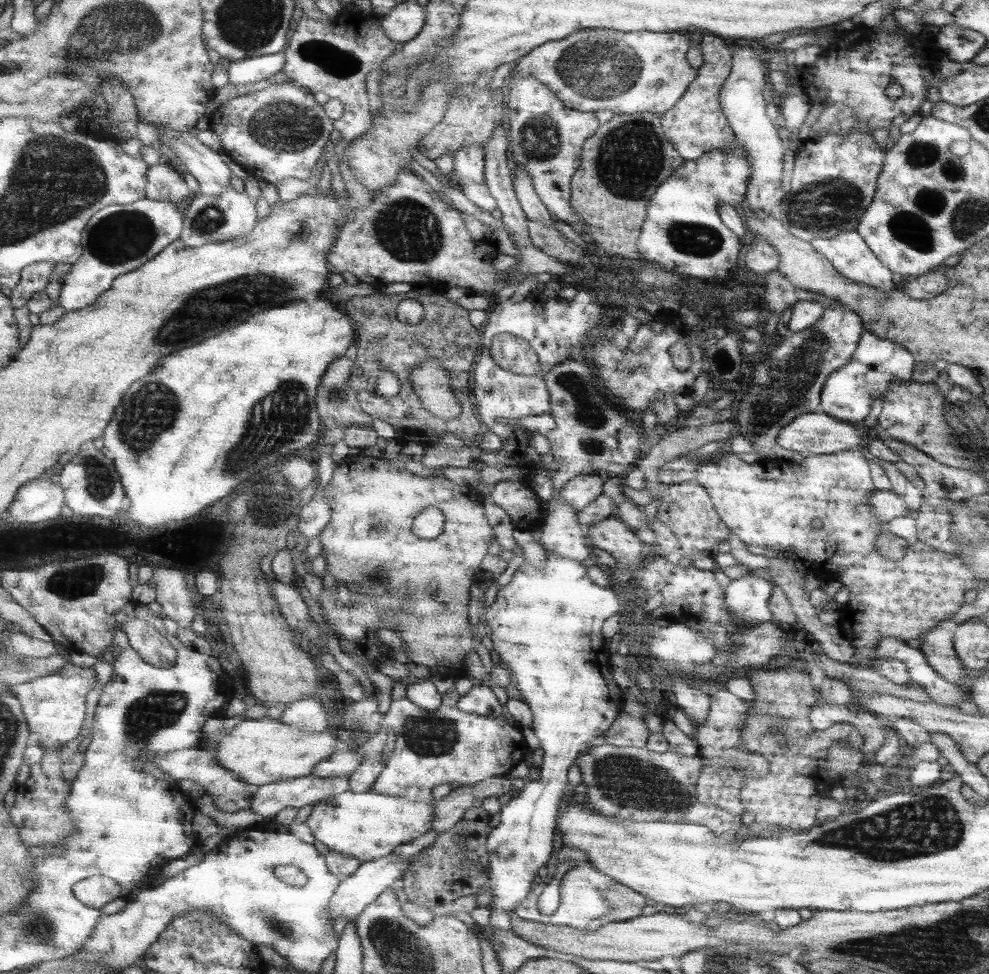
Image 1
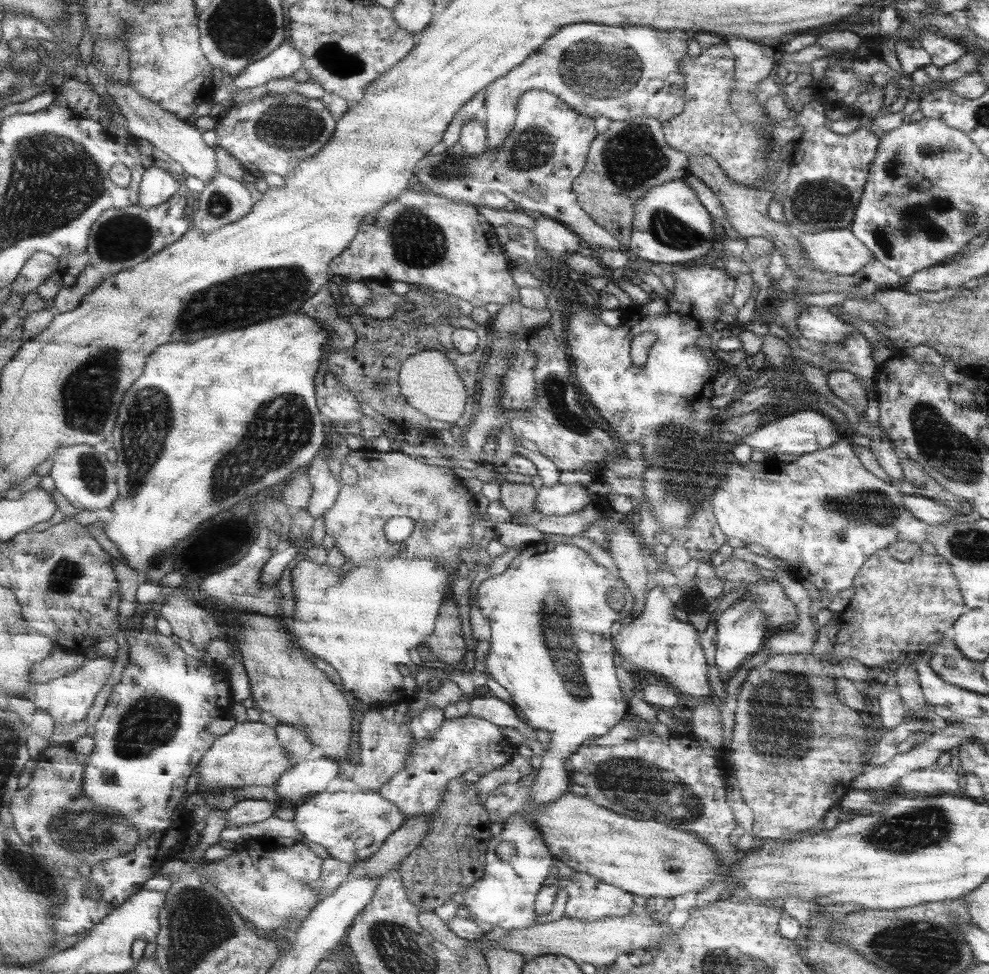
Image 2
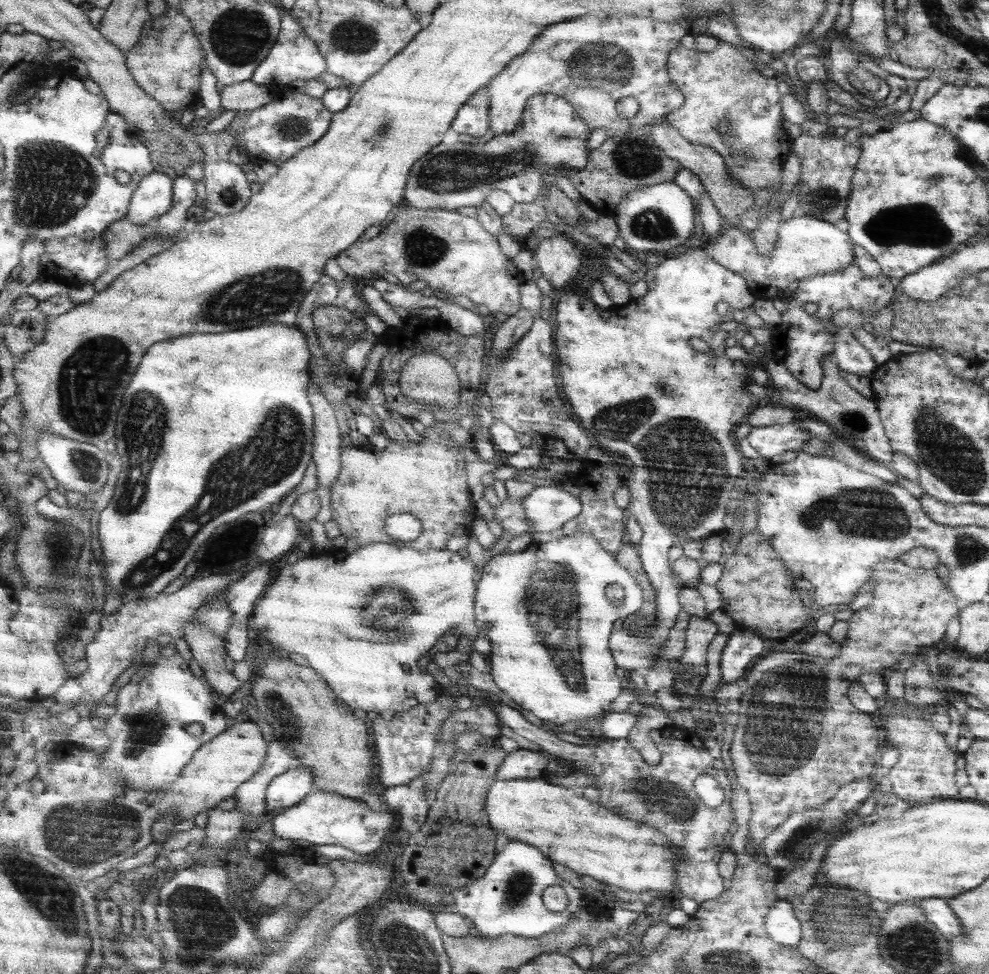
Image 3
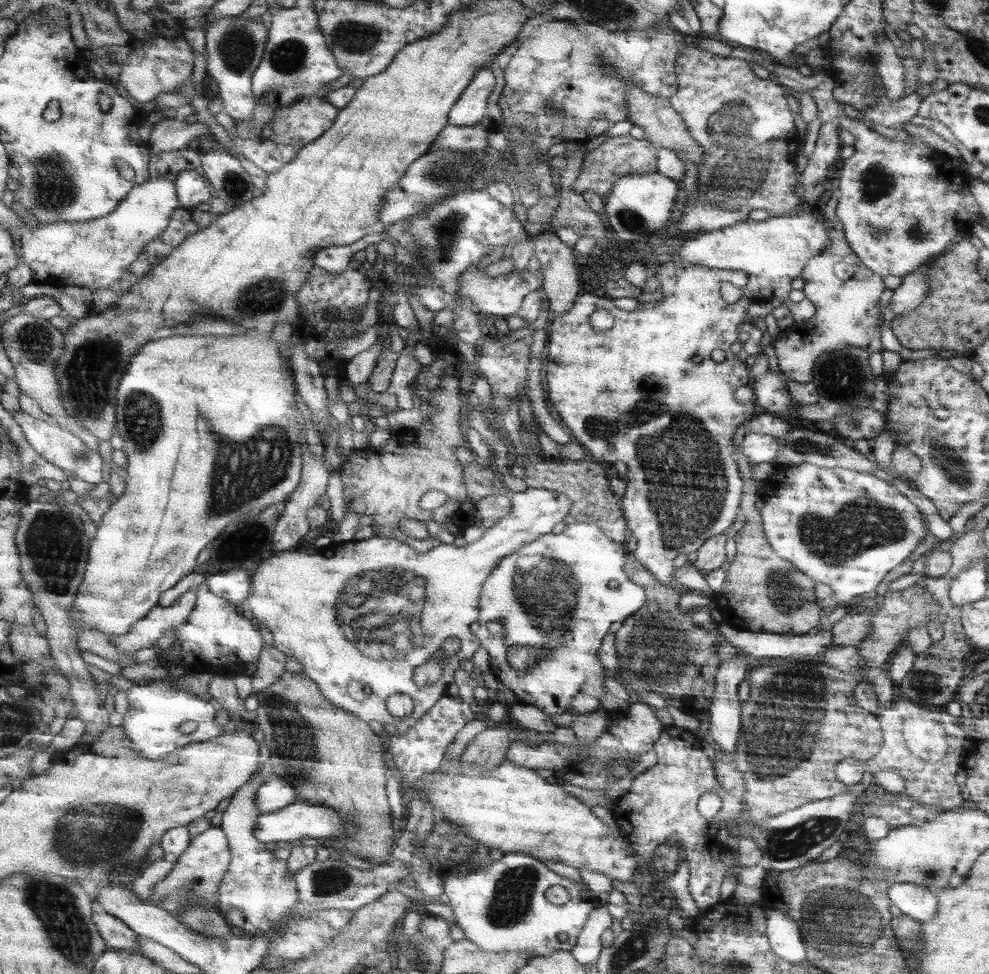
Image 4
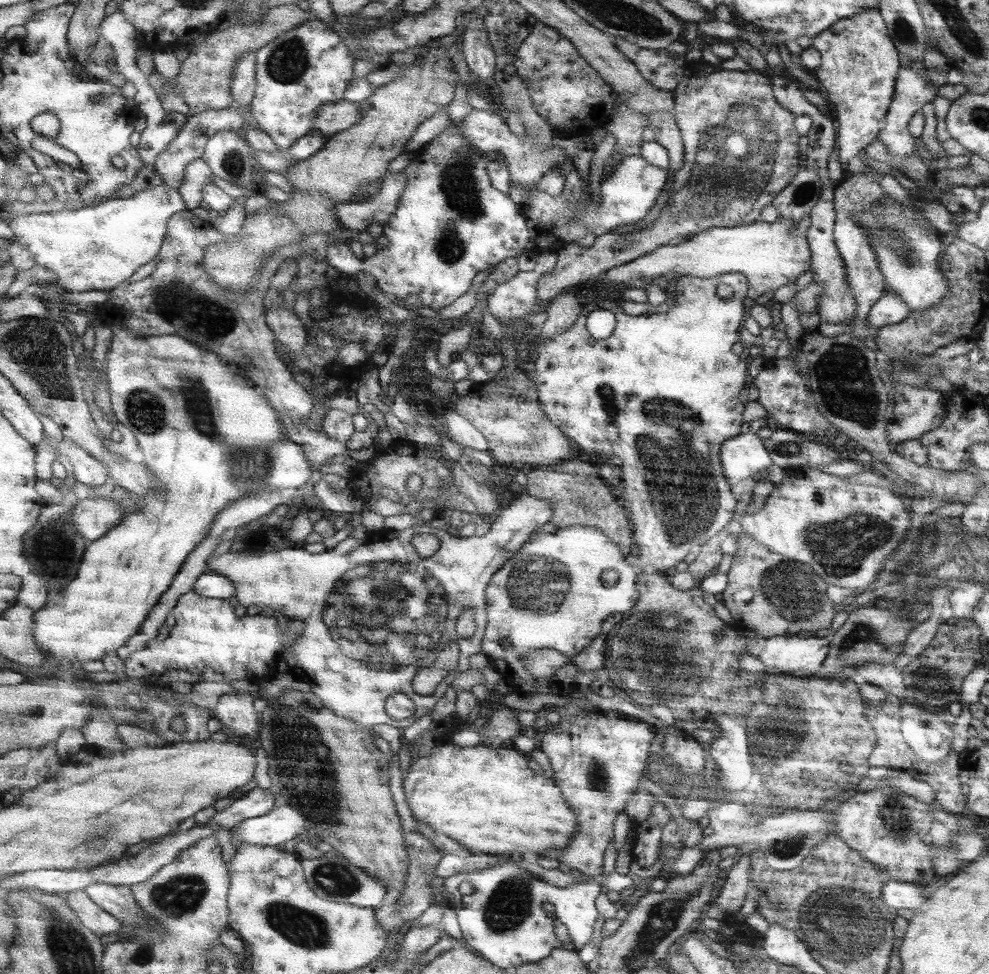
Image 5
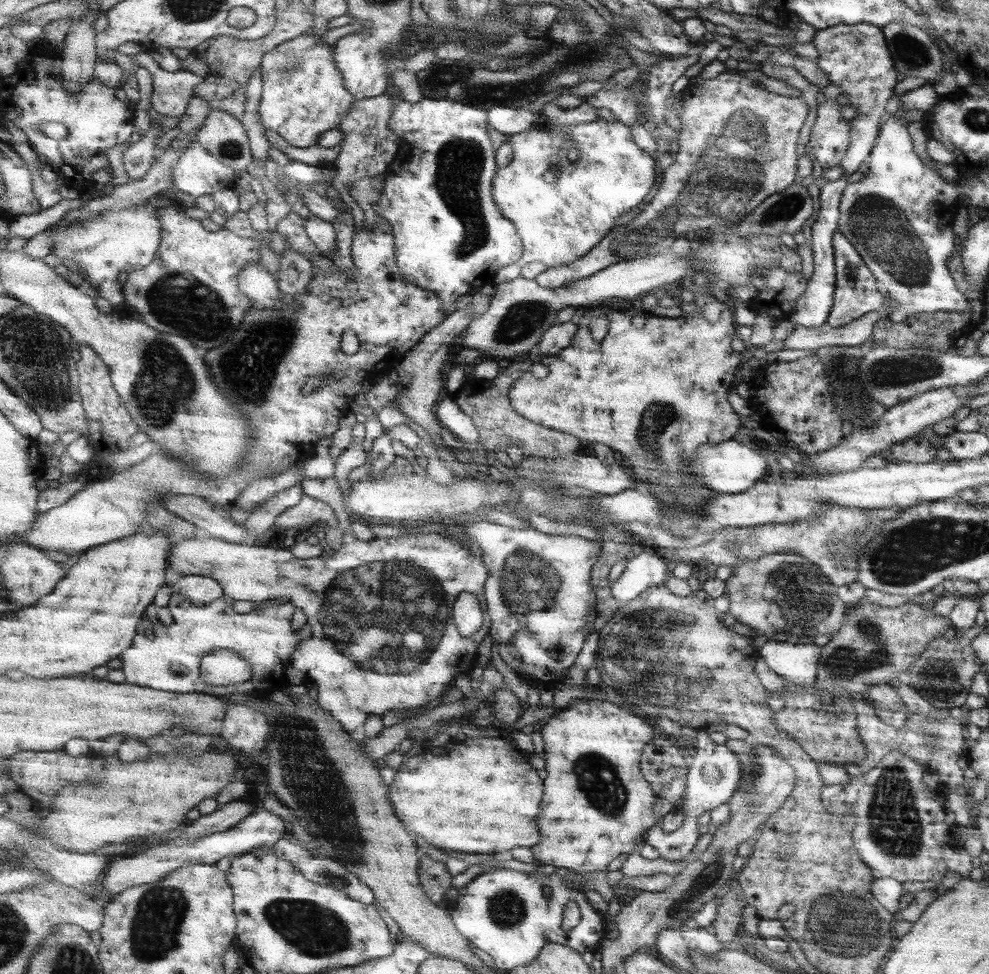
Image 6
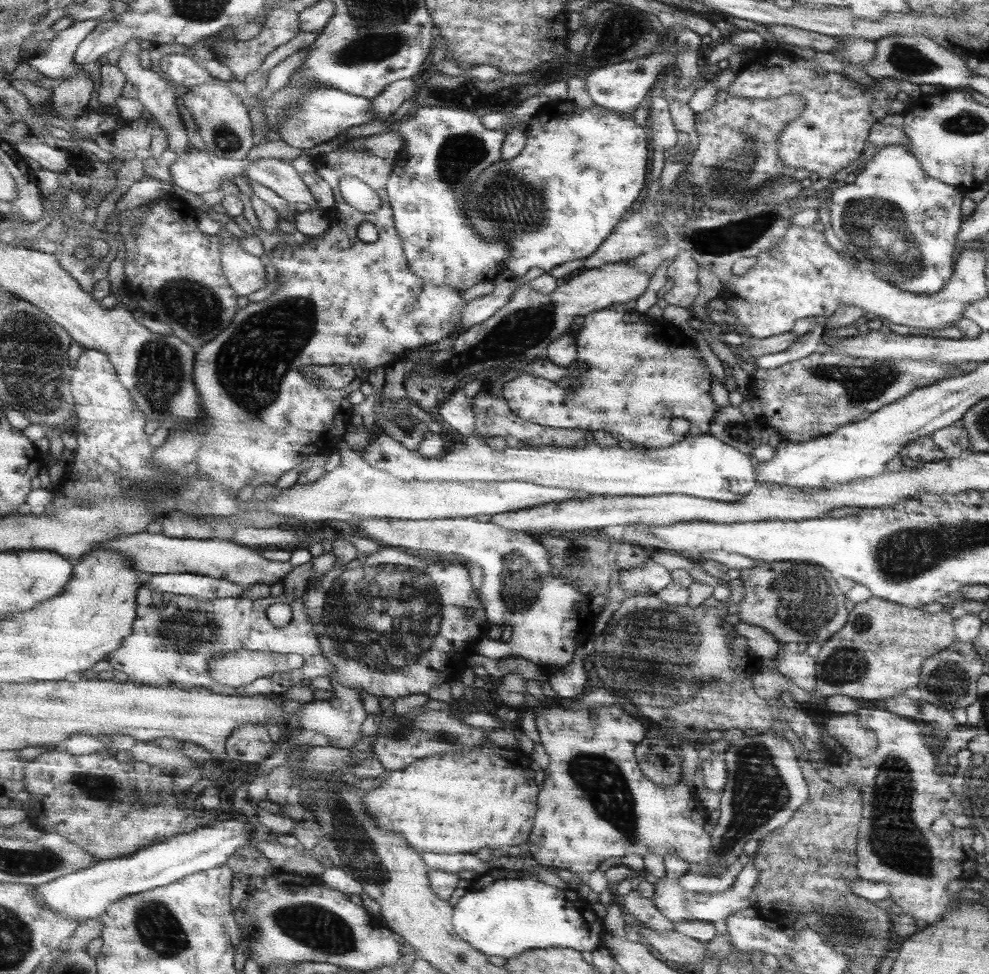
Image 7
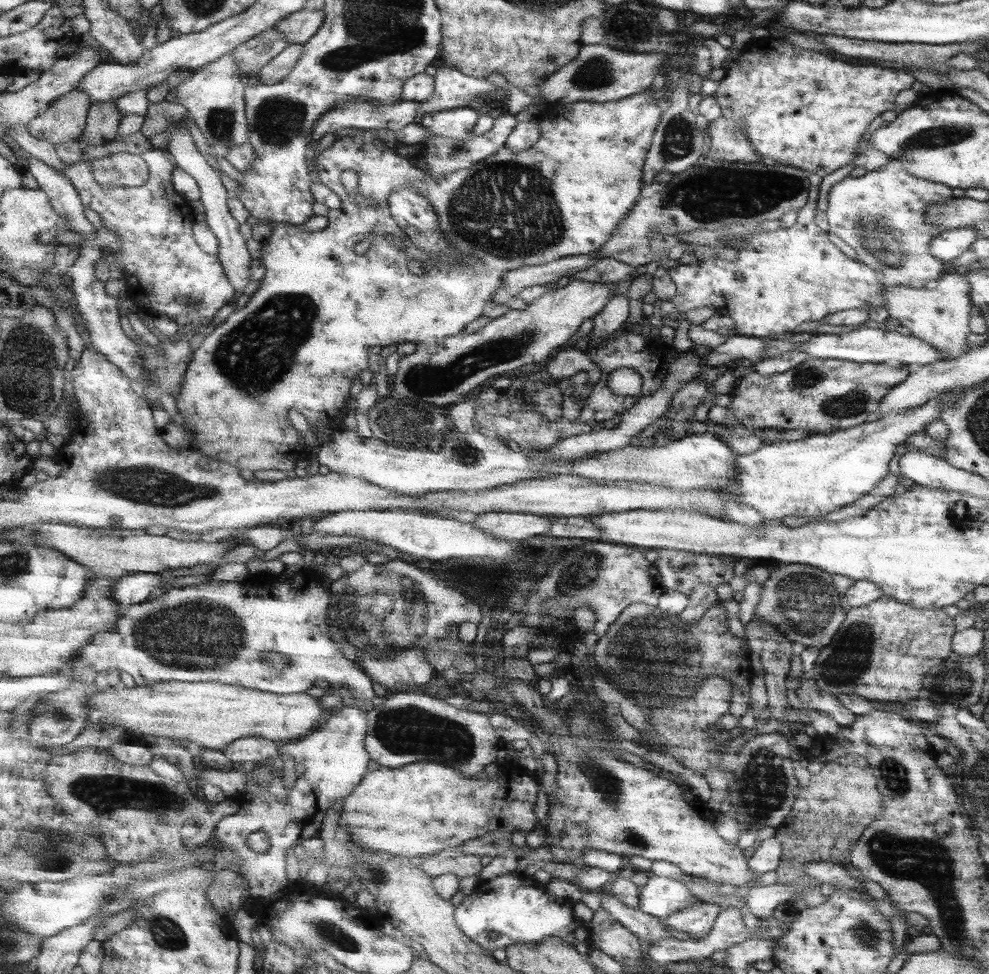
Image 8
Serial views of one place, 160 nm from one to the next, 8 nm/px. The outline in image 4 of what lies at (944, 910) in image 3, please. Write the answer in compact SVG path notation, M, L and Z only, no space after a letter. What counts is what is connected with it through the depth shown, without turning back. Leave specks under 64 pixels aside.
M891 884L886 888L890 904L899 909L902 915L916 921L925 922L936 911L936 898L933 892L914 884Z

